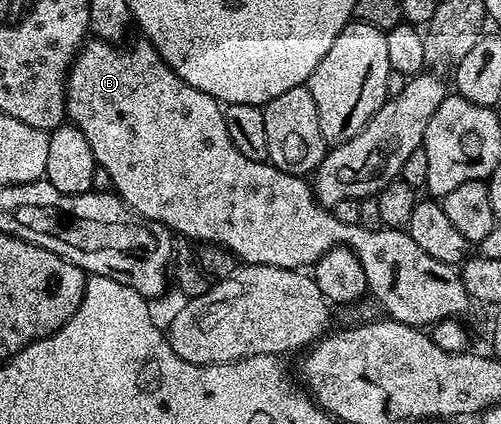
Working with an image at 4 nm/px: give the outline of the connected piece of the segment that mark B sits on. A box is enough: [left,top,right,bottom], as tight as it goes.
[65,38,471,330]

